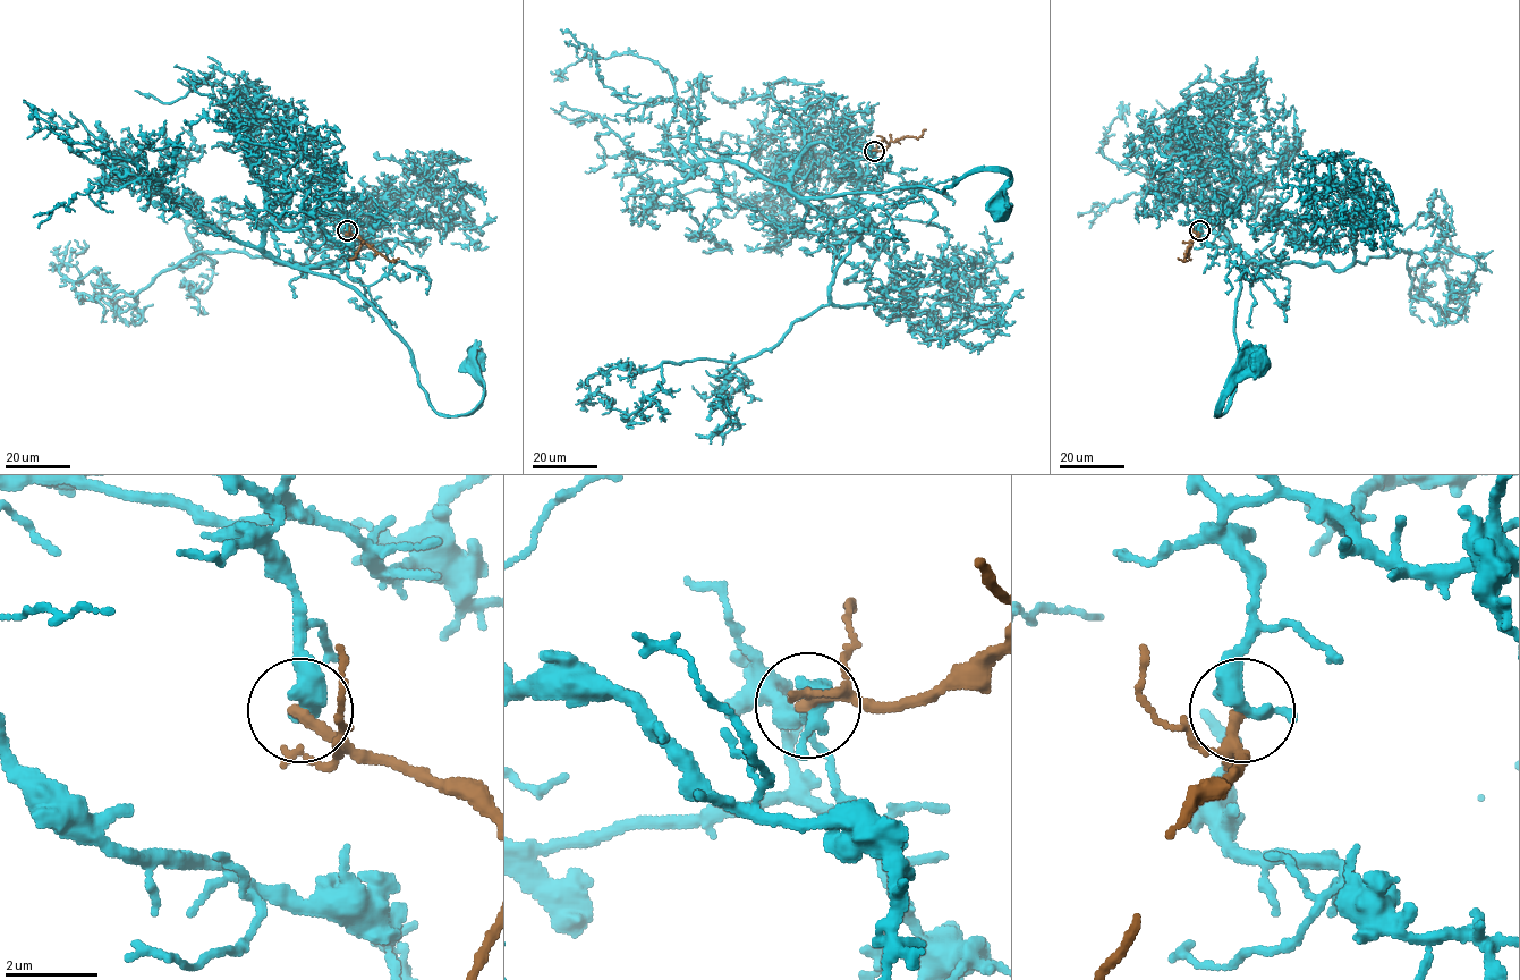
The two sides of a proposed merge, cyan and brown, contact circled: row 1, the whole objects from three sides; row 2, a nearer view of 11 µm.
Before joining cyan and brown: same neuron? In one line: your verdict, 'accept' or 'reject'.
reject

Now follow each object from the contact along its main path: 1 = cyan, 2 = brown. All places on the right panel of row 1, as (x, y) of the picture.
1: (1199, 230), (1208, 216), (1191, 230), (1214, 222), (1246, 259), (1236, 388), (1219, 415), (1258, 361)
2: (1199, 230), (1189, 242), (1186, 260), (1177, 259)

